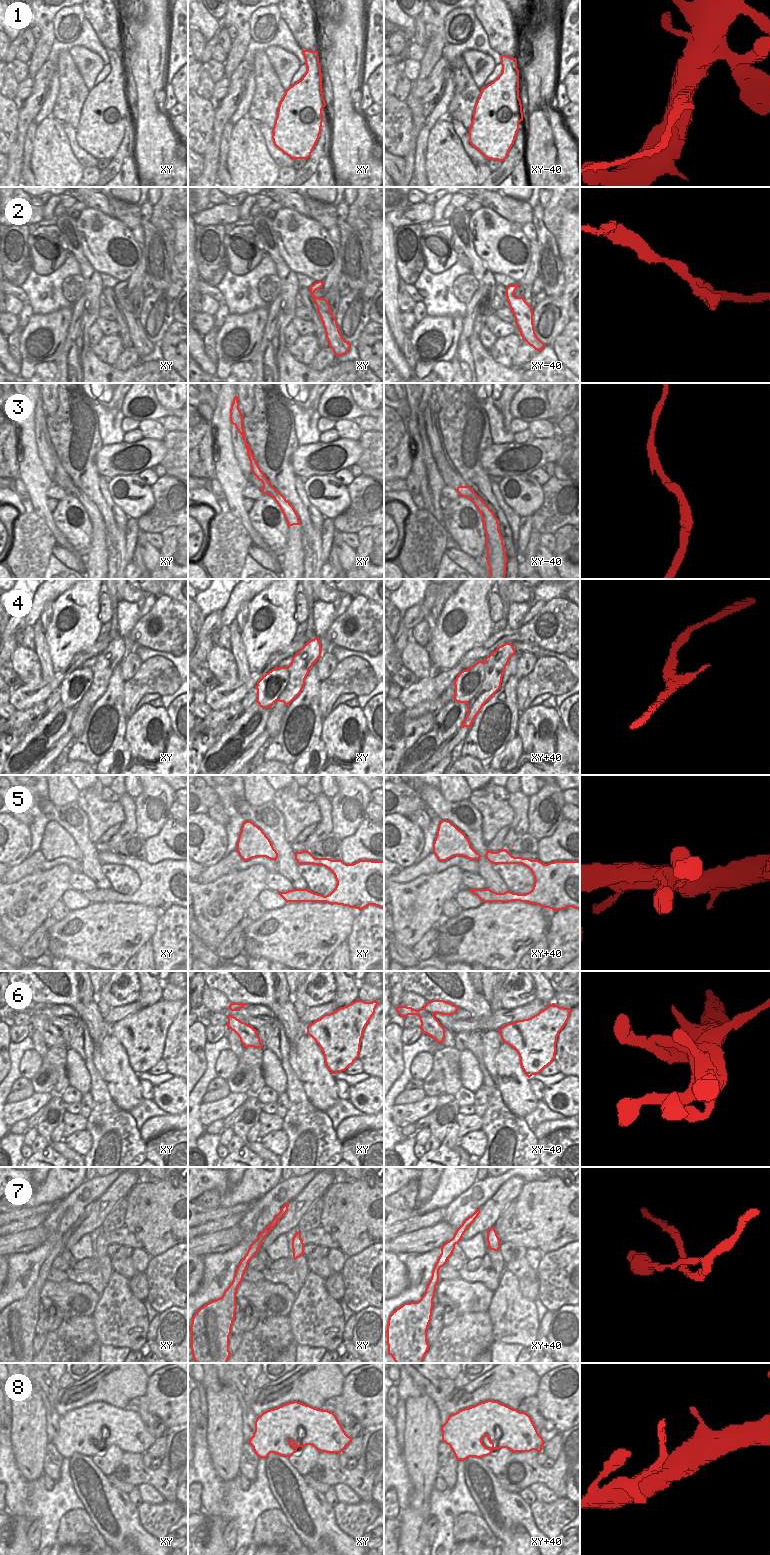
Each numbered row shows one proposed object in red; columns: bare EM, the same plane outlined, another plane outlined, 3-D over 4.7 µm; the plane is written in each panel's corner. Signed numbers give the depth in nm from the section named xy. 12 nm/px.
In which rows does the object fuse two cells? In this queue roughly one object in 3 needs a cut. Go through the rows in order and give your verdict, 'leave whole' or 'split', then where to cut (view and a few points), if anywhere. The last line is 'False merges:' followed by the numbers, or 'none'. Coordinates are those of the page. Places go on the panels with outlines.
1: split | xy-40 (516, 63), (508, 63), (502, 67)
2: leave whole | no cut
3: leave whole | no cut
4: split | xy+40 (484, 662), (483, 684), (467, 704)
5: leave whole | no cut
6: leave whole | no cut
7: leave whole | no cut
8: leave whole | no cut
False merges: 1, 4

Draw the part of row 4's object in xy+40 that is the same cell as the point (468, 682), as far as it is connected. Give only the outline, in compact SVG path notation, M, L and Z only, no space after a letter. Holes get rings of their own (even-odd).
M478 661L466 670L461 671L454 681L455 693L453 699L458 703L469 704L485 679L485 664Z

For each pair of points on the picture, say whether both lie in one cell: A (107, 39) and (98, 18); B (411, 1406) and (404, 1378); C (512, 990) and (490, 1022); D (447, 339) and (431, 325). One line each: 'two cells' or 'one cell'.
A: one cell
B: two cells
C: two cells
D: one cell

